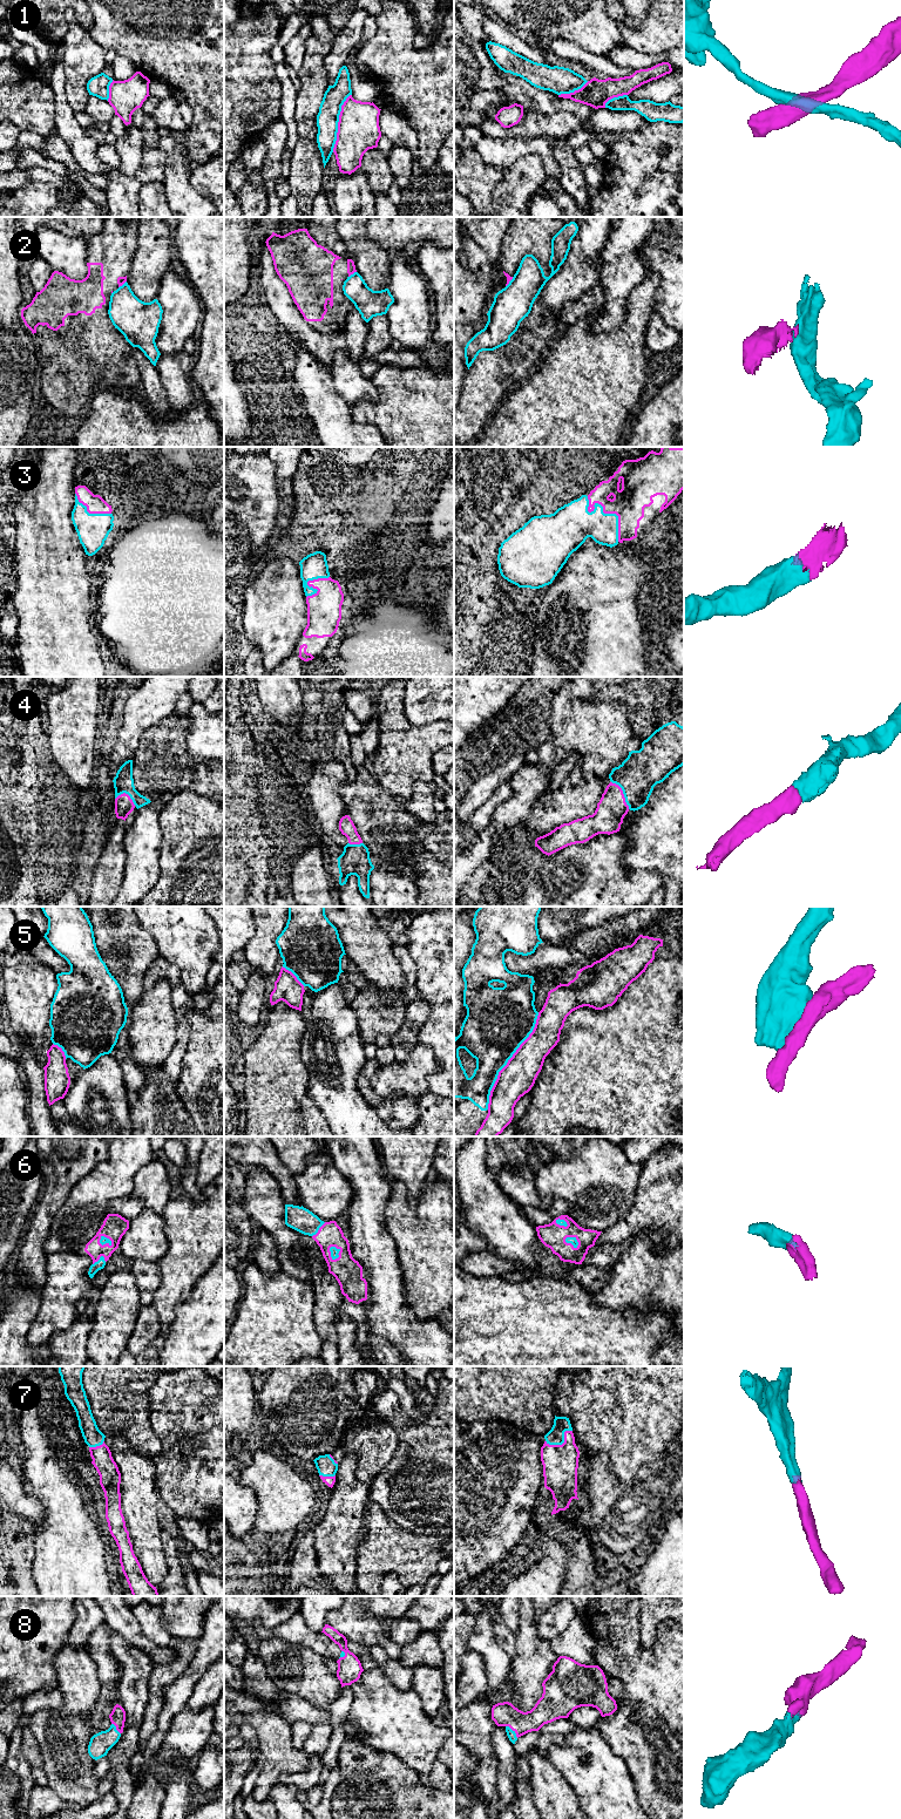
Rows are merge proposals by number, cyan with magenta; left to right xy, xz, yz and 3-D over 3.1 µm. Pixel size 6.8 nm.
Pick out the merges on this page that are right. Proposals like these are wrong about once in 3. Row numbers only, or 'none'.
3, 4, 6, 7, 8

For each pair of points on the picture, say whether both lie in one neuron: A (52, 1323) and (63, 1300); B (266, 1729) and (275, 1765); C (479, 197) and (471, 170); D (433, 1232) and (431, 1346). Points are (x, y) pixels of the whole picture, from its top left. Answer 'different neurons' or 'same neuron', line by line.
A: same neuron
B: same neuron
C: same neuron
D: different neurons

